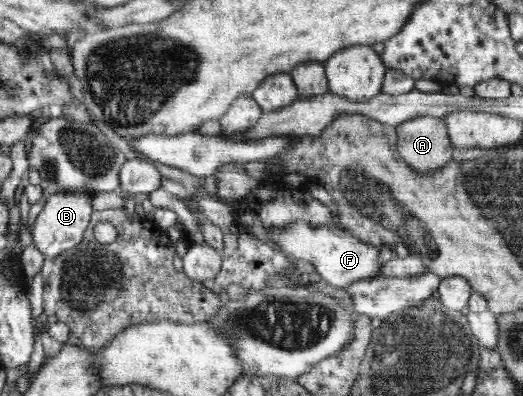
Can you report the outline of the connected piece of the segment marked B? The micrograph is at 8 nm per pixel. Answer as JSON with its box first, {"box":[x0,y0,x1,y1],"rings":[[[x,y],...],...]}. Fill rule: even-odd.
{"box":[31,192,93,260],"rings":[[[84,192],[56,193],[46,201],[31,229],[32,241],[45,260],[55,260],[63,251],[72,249],[82,241],[93,210],[92,197]]]}

